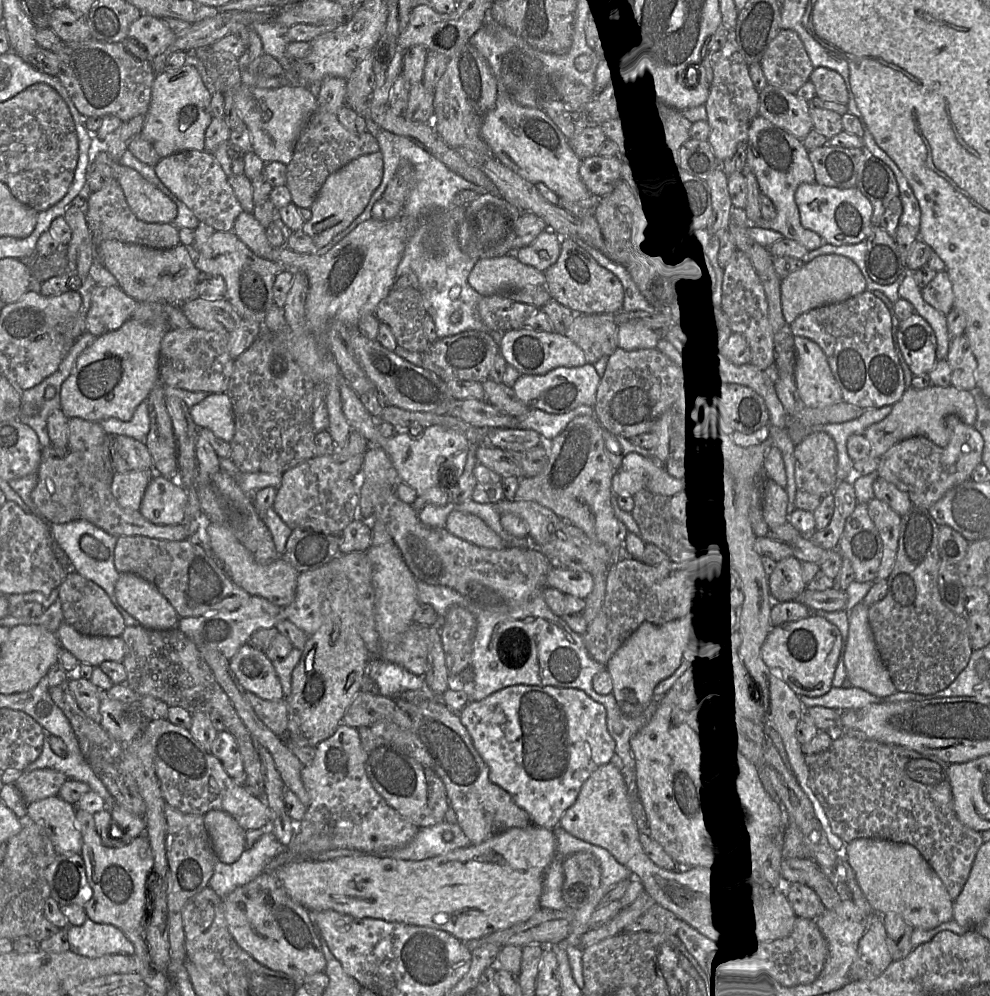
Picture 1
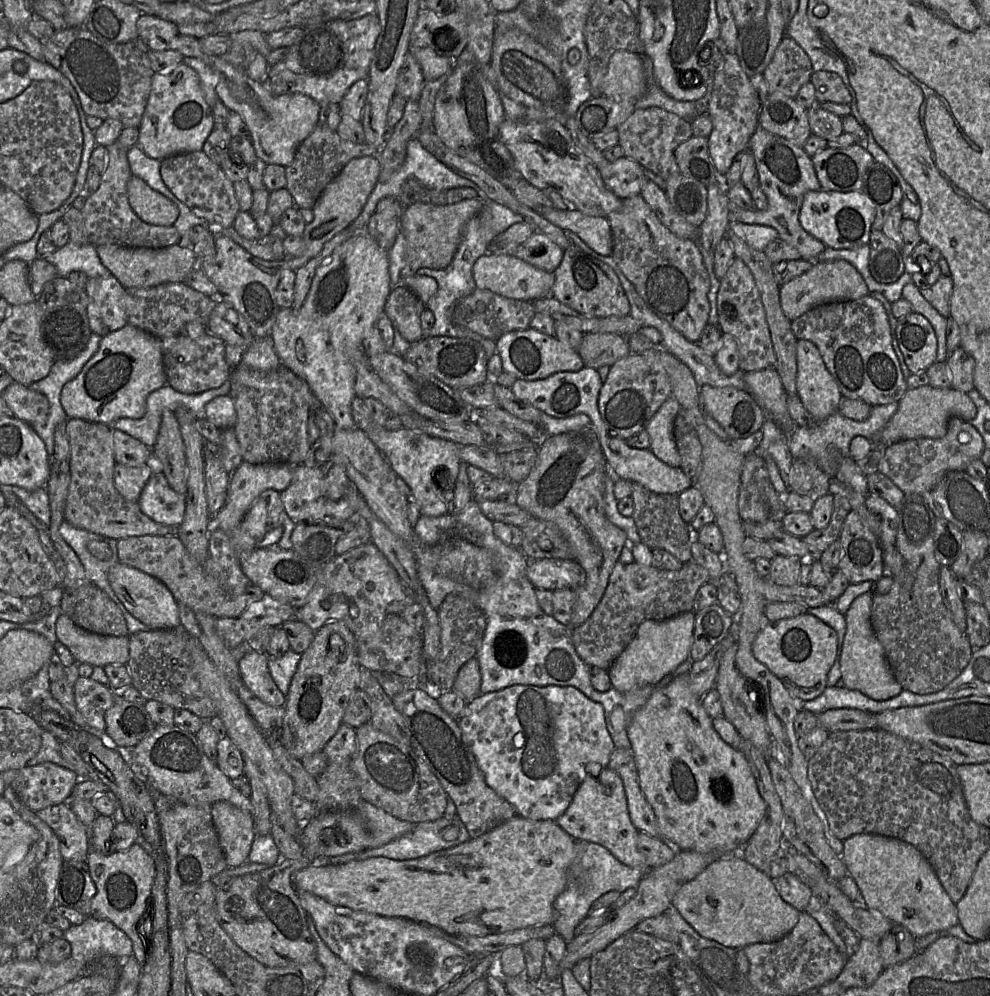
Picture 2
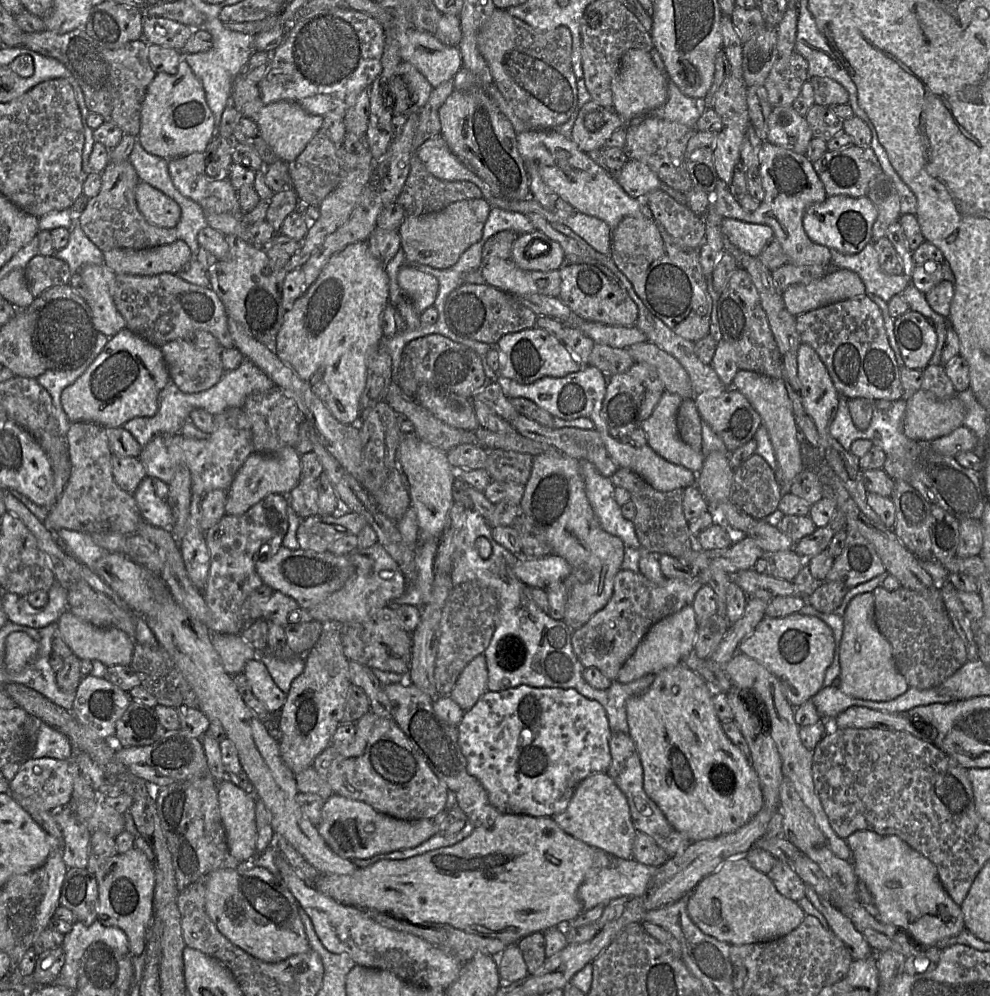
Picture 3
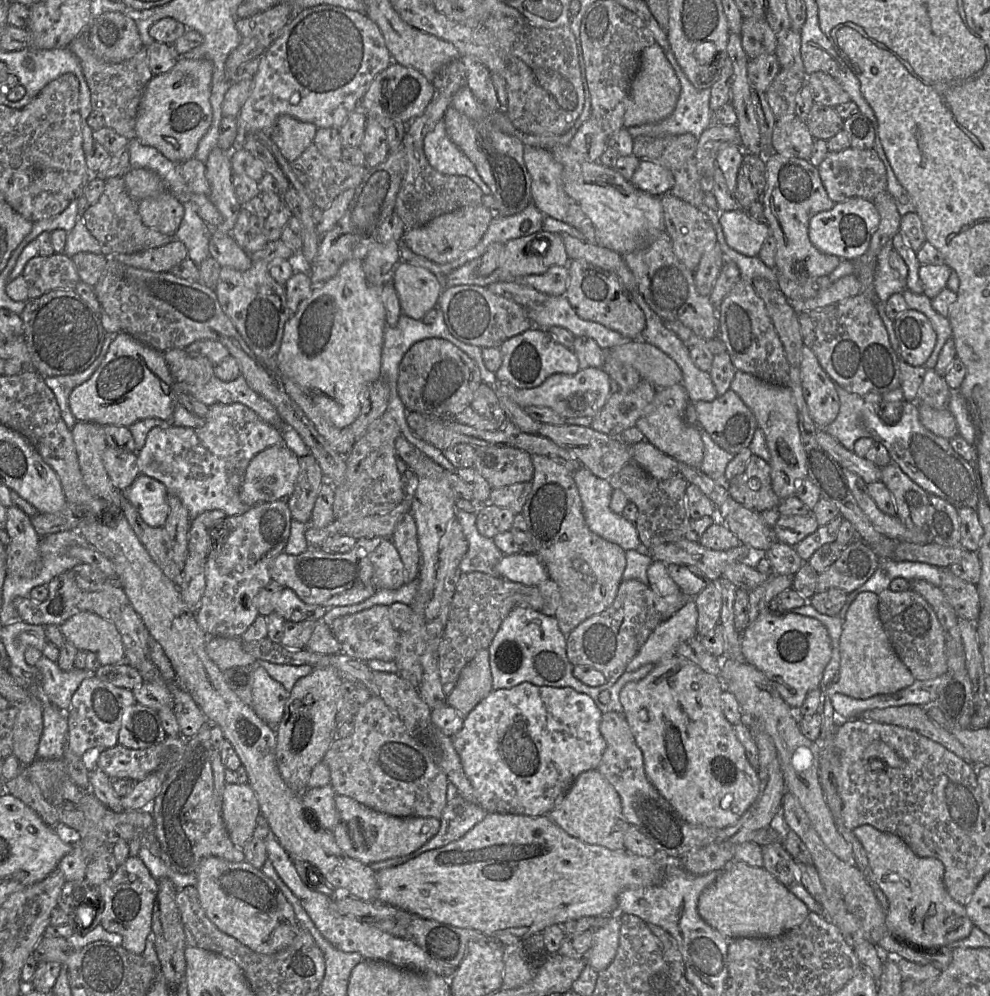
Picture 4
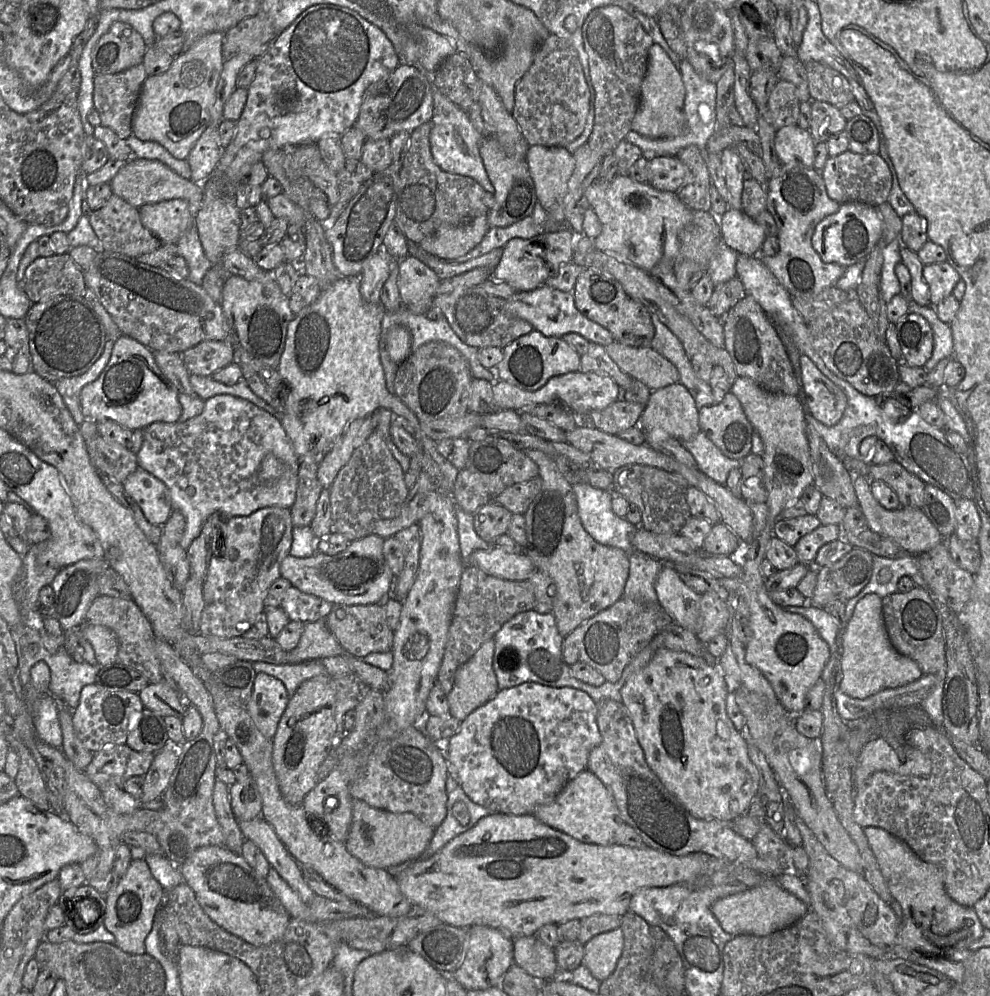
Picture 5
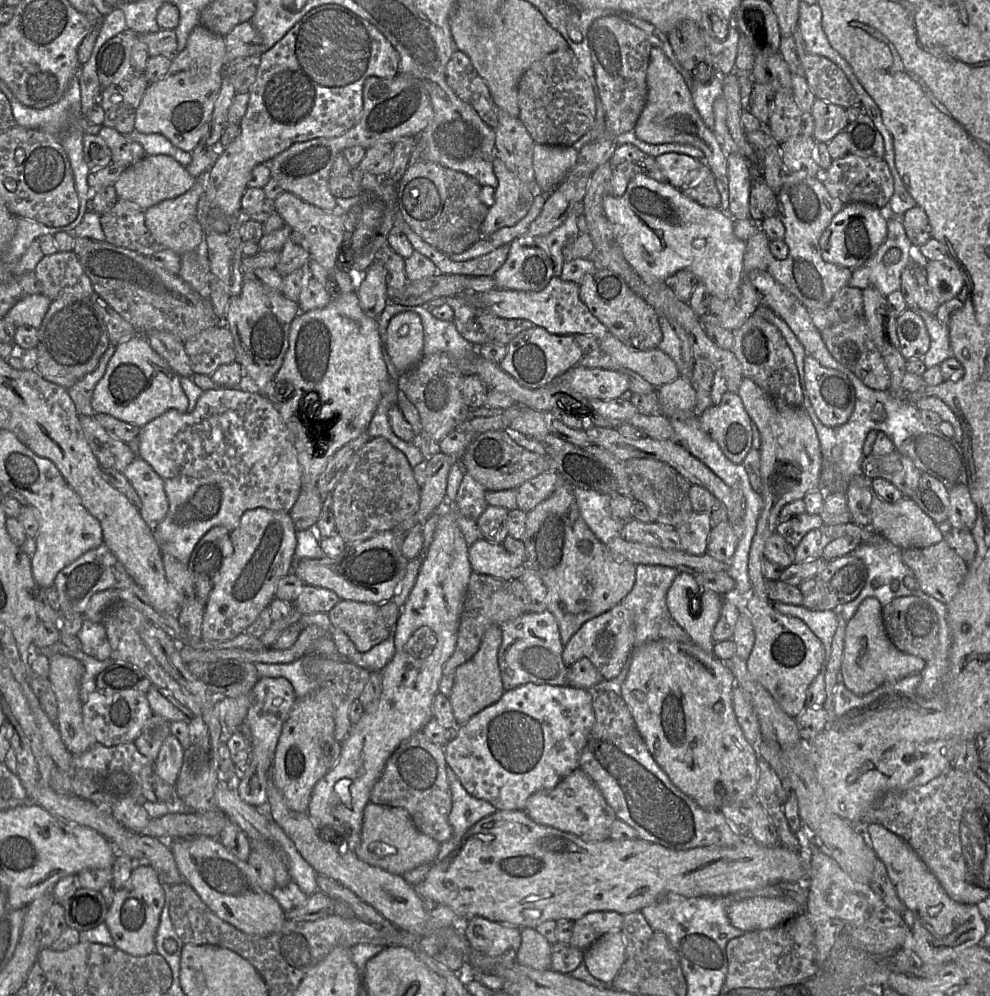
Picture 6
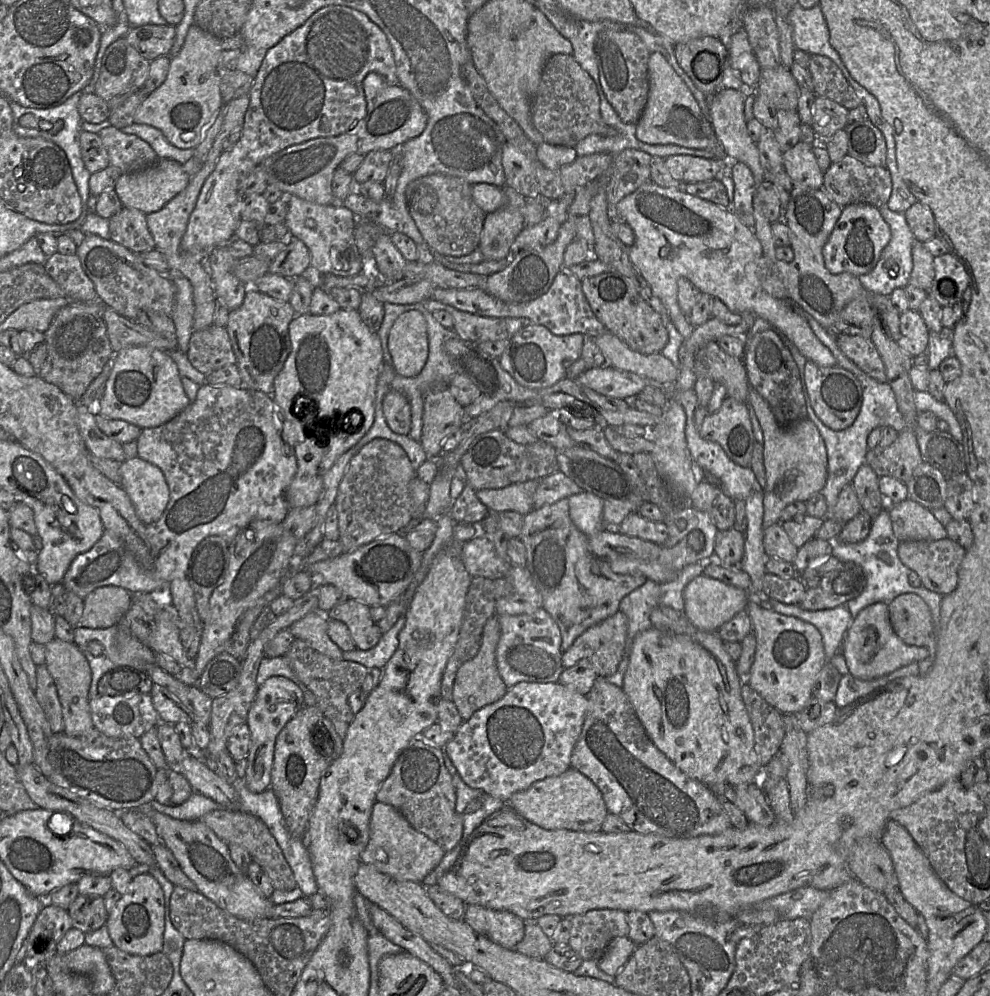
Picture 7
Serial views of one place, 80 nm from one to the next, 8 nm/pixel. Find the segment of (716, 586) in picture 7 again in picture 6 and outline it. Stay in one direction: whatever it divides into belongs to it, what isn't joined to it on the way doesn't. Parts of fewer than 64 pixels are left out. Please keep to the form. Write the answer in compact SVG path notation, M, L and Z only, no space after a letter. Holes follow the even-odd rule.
M679 572L667 591L666 604L671 617L687 632L690 640L714 655L712 632L720 617L723 595L699 586L693 574Z

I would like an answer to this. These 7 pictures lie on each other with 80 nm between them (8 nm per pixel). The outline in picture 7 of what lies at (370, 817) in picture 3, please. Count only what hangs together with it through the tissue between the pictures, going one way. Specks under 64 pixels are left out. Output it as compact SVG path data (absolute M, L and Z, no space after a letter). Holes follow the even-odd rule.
M375 802L370 821L369 843L361 853L362 863L374 866L378 871L396 880L422 883L424 878L440 864L444 854L445 851L440 845L416 830L398 809L390 804Z

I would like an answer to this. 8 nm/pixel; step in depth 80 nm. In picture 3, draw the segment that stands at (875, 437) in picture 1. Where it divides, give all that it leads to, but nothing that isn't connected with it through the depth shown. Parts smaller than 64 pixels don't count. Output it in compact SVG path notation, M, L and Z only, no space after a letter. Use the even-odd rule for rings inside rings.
M920 389L906 400L903 432L915 441L932 441L952 433L963 425L966 407L955 395L949 399L937 399L929 392Z

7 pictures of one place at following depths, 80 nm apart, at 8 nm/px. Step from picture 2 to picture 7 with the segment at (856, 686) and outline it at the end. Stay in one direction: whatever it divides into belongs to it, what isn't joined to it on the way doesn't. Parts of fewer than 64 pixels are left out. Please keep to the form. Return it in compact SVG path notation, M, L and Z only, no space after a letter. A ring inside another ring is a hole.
M882 602L868 605L853 618L841 648L849 673L861 680L888 675L901 667L920 662L929 655L927 648L907 645L895 634L889 620L888 605Z

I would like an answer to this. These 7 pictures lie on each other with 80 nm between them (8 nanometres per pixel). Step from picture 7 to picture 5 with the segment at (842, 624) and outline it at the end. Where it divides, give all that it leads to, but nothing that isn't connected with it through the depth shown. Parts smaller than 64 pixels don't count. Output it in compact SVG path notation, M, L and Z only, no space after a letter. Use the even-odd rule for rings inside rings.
M807 603L804 606L784 607L787 612L799 614L808 619L816 628L821 638L828 644L830 655L839 652L837 635L840 627L837 620L823 608Z

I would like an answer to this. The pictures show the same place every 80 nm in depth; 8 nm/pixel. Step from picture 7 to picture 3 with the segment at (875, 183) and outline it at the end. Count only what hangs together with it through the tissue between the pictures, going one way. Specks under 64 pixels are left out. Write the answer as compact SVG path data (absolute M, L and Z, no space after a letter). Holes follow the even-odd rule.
M854 144L837 150L827 150L812 164L824 185L828 197L836 195L866 196L871 180L883 172L878 158L870 146L860 147Z

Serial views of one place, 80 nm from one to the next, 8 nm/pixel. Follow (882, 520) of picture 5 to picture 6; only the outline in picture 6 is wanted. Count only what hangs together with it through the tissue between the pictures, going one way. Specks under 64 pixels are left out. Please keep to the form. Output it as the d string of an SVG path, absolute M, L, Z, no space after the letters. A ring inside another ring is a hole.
M870 486L871 492L871 525L870 528L901 549L925 548L944 540L945 534L938 525L925 514L910 498L902 498L897 503L889 503L881 499Z

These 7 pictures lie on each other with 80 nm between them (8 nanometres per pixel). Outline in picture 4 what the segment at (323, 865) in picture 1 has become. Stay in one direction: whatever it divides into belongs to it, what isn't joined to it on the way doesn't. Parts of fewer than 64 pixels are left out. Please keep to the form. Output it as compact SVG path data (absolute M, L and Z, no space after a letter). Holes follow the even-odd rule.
M488 813L481 822L476 824L462 838L447 844L444 847L433 849L395 867L376 871L375 878L378 887L378 900L417 915L422 919L435 920L458 928L467 928L478 931L486 936L493 937L503 946L517 946L529 936L542 932L552 925L564 923L586 916L609 916L617 911L617 898L619 894L630 888L640 888L657 885L662 882L664 866L666 863L677 863L679 859L669 858L664 853L656 853L653 857L637 856L626 849L610 850L599 845L591 845L568 835L556 825L547 815L528 816L511 813Z

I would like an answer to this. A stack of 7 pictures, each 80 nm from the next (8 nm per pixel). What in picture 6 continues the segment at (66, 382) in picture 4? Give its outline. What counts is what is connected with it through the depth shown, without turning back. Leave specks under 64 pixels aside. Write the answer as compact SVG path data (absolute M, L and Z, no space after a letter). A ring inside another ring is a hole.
M109 344L107 350L99 360L98 366L94 371L87 374L72 387L67 389L69 396L75 404L76 411L79 415L94 416L95 412L92 408L92 396L97 383L104 376L107 365L114 355L116 346Z

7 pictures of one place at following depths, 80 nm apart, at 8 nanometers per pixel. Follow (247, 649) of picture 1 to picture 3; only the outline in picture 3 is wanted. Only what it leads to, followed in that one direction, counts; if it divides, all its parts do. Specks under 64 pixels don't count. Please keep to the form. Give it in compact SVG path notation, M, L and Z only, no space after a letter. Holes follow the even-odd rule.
M258 657L247 661L243 673L255 697L271 713L279 714L280 719L280 711L286 703L287 695L276 685L263 662Z

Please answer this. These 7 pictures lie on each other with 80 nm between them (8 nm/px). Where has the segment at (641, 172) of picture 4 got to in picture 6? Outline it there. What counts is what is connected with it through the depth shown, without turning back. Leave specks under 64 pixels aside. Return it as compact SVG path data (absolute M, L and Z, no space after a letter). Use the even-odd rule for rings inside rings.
M669 152L656 156L655 159L666 181L679 189L695 184L711 172L705 161L686 154Z

